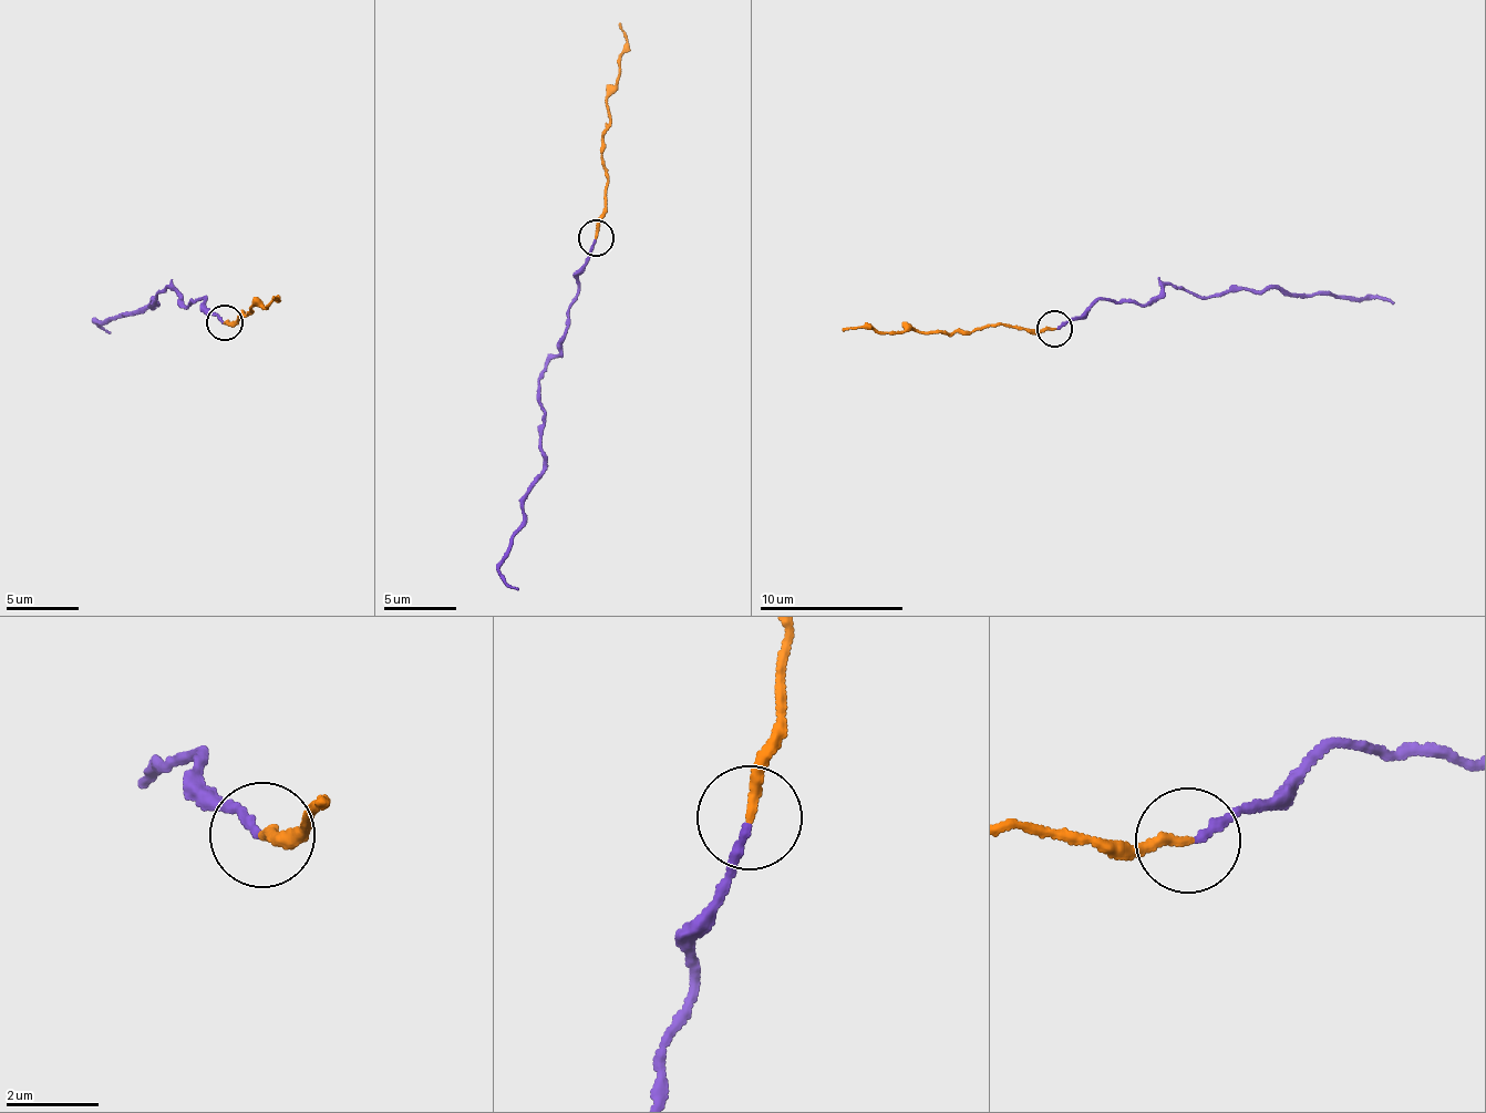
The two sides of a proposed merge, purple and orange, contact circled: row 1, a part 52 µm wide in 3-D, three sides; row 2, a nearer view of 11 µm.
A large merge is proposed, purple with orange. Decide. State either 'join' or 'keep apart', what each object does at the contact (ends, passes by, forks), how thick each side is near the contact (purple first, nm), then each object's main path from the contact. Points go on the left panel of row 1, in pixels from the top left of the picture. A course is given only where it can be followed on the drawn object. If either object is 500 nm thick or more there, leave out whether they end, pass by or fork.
join; purple ends there; orange ends there; 170 nm thick on the purple side, 200 nm on the other; purple runs (223, 323), (204, 298), (186, 307), (169, 288), (161, 290), (154, 305), (125, 318), (94, 323), (110, 335); orange runs (223, 323), (240, 311), (264, 310), (275, 298), (270, 297)

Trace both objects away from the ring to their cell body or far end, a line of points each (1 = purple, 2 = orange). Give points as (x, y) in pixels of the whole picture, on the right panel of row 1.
1: (1055, 330), (1096, 300), (1148, 303), (1168, 285), (1206, 298), (1282, 288), (1304, 295), (1393, 305)
2: (1055, 330), (999, 323), (900, 333), (875, 333), (869, 325), (843, 329)

